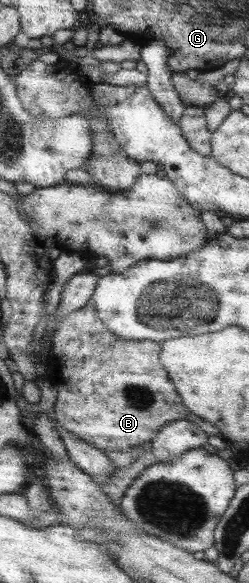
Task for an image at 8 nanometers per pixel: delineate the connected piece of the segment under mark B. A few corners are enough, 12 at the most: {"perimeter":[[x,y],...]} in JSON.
{"perimeter":[[89,300],[50,336],[52,416],[99,449],[188,420],[161,343],[124,340]]}

